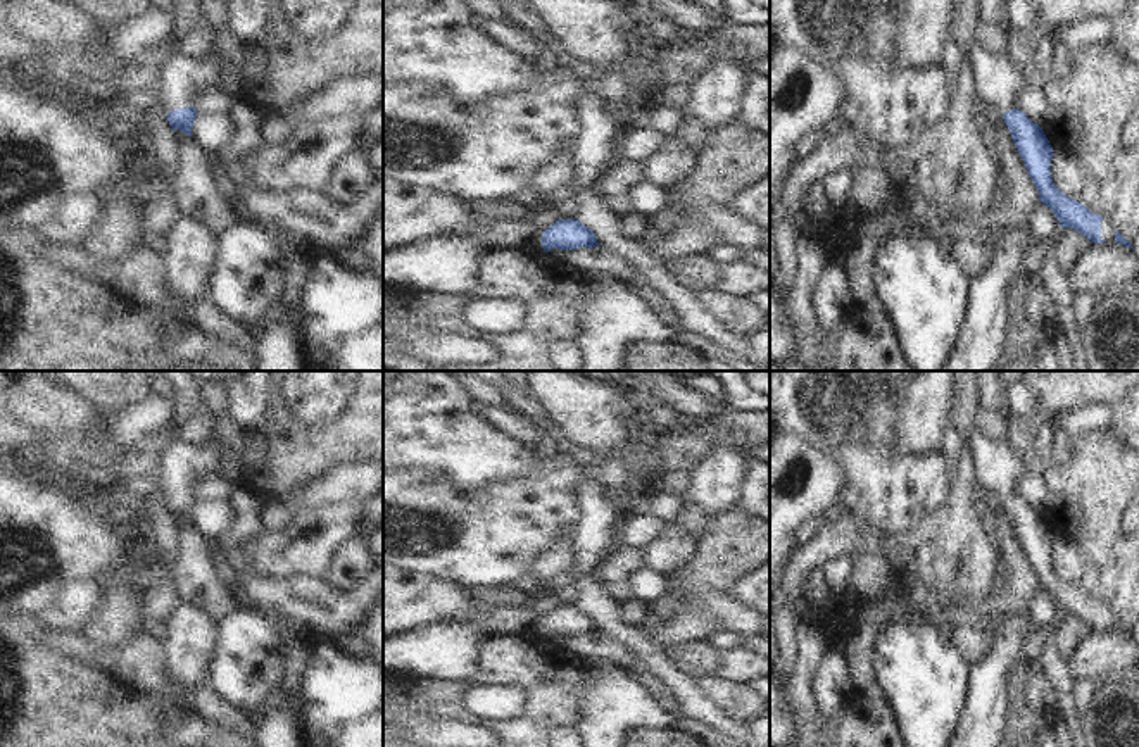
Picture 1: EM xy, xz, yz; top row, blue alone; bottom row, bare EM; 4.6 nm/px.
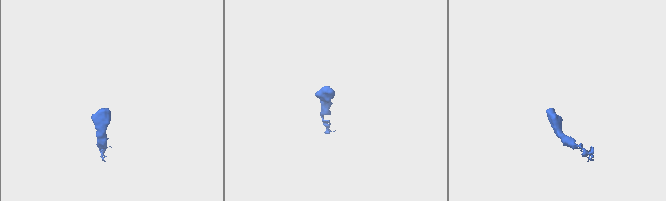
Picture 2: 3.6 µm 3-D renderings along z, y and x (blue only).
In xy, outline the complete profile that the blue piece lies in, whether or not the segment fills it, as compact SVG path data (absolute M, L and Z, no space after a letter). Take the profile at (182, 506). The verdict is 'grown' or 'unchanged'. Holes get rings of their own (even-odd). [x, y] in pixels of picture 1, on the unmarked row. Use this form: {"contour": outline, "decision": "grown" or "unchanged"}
{"contour": "M176 438L167 447L160 466L167 507L176 518L192 523L197 504L195 490L205 478L217 476L221 468L221 443L214 438L209 445L198 447Z", "decision": "grown"}

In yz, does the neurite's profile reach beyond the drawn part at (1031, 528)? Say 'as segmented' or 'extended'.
extended

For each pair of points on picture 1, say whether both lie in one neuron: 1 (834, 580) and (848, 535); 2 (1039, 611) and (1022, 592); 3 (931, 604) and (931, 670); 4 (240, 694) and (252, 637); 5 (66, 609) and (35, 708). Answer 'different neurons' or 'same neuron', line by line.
1: different neurons
2: different neurons
3: different neurons
4: same neuron
5: different neurons

